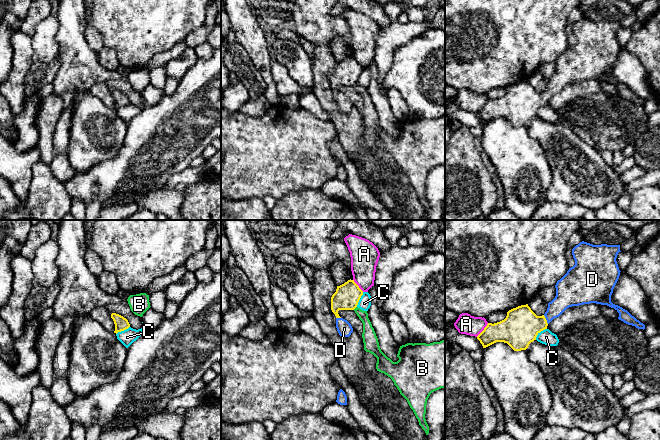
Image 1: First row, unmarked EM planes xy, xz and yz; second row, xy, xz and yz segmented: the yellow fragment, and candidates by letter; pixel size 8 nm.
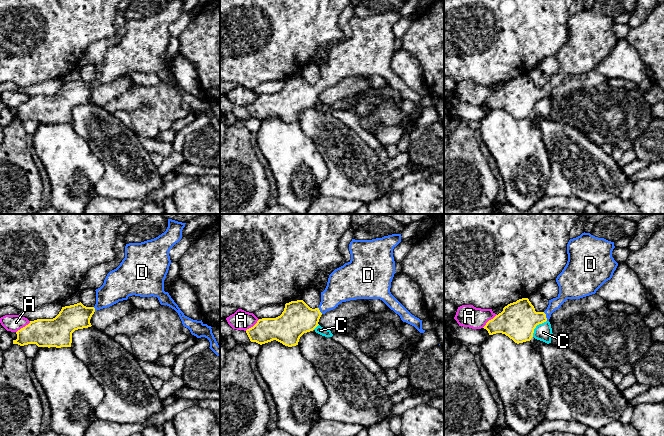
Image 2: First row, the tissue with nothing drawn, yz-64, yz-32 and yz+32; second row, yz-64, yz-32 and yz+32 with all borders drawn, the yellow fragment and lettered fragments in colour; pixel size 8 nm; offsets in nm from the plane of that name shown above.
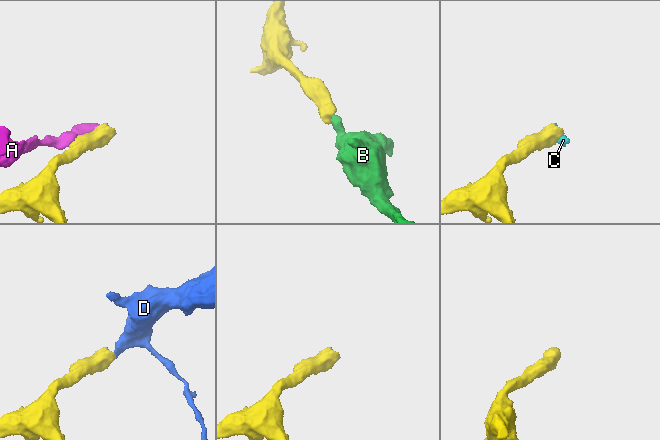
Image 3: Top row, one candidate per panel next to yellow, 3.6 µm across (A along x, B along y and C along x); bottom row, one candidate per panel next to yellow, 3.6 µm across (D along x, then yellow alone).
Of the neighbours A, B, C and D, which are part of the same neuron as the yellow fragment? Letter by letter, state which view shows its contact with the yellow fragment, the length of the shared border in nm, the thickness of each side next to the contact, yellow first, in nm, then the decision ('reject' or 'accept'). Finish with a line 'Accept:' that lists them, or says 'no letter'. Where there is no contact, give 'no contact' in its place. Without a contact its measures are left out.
A: meets yellow in yz; contact 150 nm long; 240 nm thick on the yellow side, 160 nm on the other; reject
B: meets yellow in xz; contact 40 nm long; 200 nm thick on the yellow side, 110 nm on the other; reject
C: meets yellow in yz; contact 130 nm long; 300 nm thick on the yellow side, 120 nm on the other; reject
D: meets yellow in yz; contact 80 nm long; 300 nm thick on the yellow side, 180 nm on the other; accept
Accept: D

